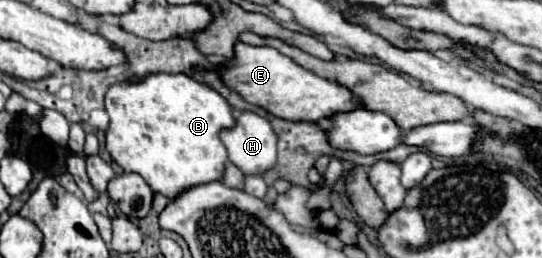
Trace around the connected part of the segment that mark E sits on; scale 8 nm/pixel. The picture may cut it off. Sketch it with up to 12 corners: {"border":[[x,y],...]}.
{"border":[[237,43],[225,85],[287,121],[365,107],[273,47]]}

